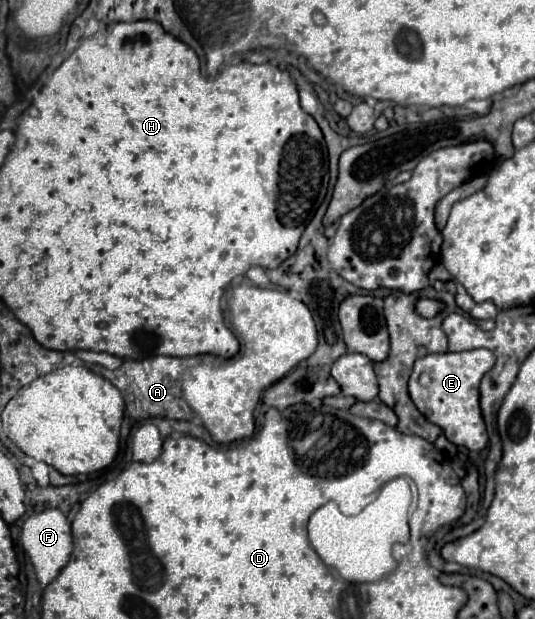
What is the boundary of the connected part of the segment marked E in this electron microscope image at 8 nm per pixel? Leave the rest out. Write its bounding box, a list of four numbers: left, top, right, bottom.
[407,349,495,451]

